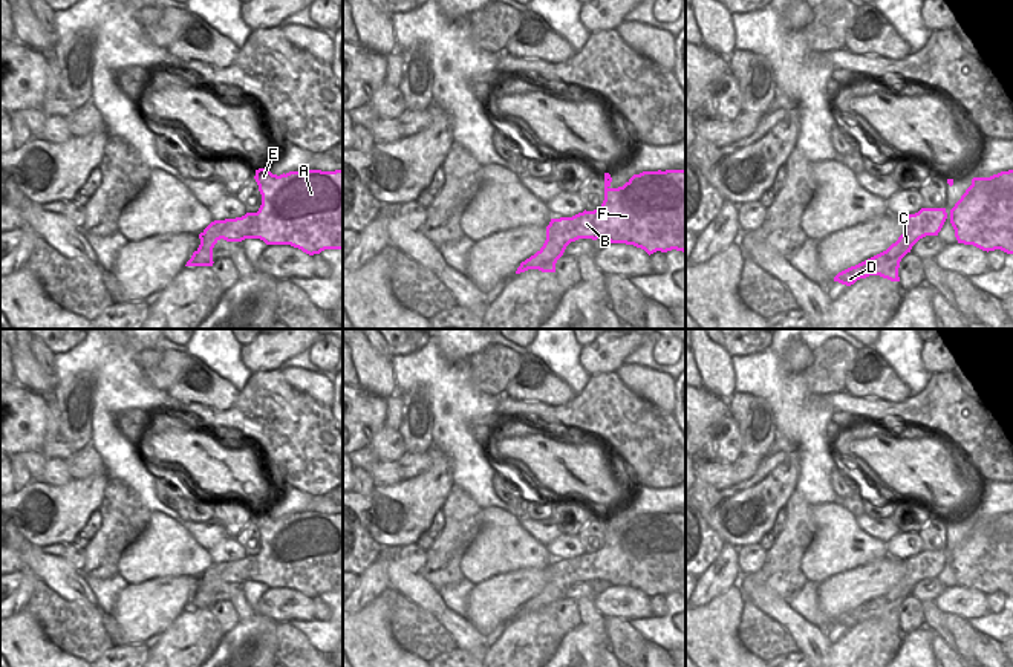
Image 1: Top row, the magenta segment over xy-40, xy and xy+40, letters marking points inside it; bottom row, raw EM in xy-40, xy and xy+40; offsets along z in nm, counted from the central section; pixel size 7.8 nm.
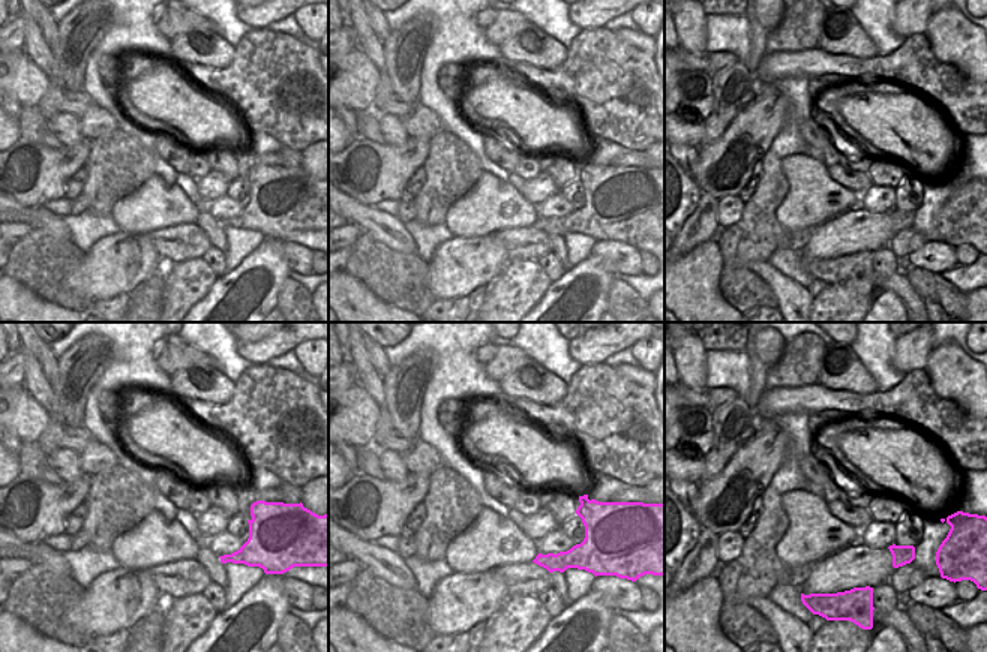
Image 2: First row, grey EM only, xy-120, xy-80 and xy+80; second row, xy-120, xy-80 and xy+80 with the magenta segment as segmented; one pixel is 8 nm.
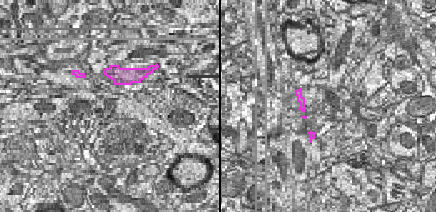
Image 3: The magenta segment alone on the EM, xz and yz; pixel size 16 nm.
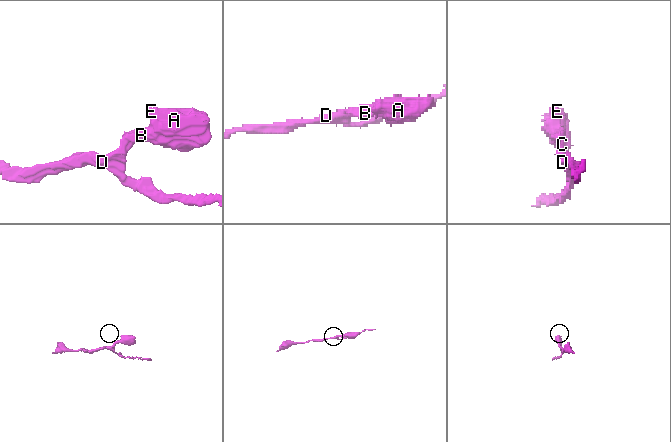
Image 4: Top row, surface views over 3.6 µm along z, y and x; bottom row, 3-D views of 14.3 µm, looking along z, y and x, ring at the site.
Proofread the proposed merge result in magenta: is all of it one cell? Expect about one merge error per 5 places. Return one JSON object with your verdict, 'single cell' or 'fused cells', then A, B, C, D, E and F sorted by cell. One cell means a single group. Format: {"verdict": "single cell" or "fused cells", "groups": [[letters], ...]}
{"verdict": "single cell", "groups": [["A", "B", "C", "D", "E", "F"]]}

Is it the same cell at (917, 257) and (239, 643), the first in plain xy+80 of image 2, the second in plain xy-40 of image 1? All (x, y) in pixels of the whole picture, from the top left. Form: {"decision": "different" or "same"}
{"decision": "different"}

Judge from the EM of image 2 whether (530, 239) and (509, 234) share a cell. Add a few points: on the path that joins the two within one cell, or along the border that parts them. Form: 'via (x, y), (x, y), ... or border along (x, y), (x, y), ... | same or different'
via (525, 239), (513, 239) | same

